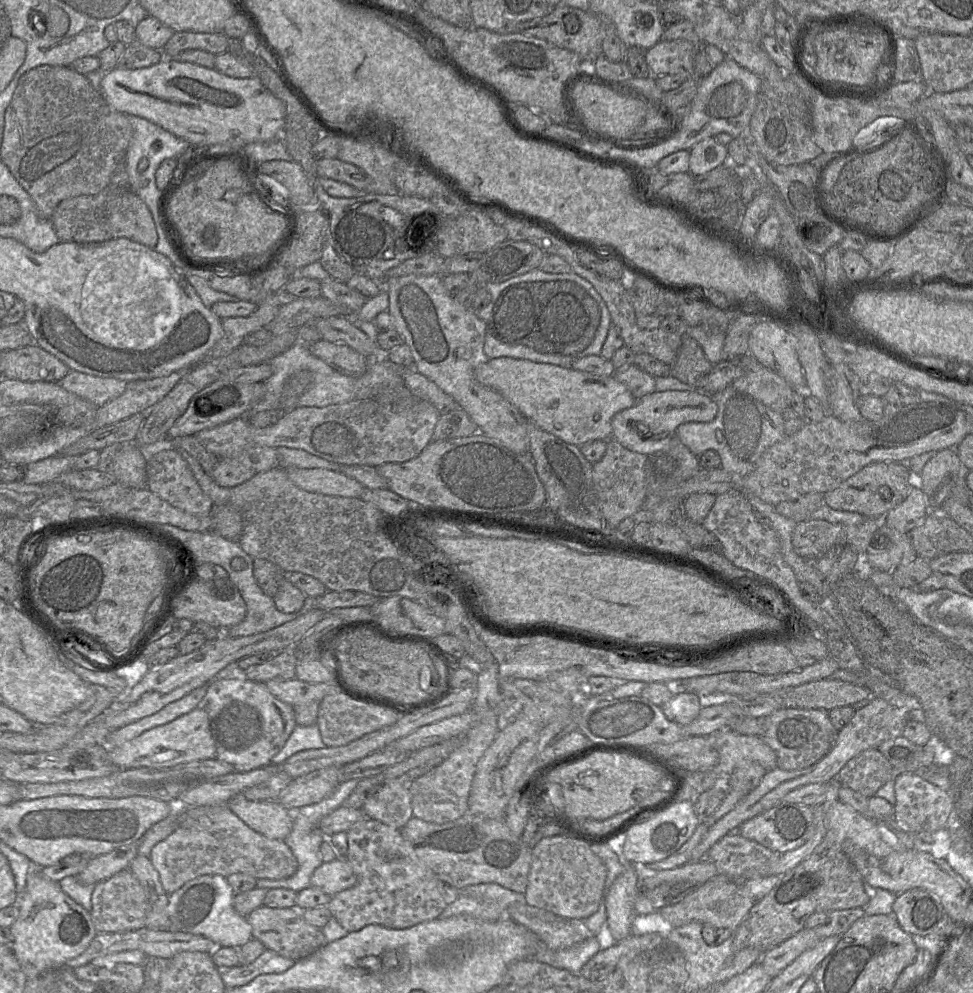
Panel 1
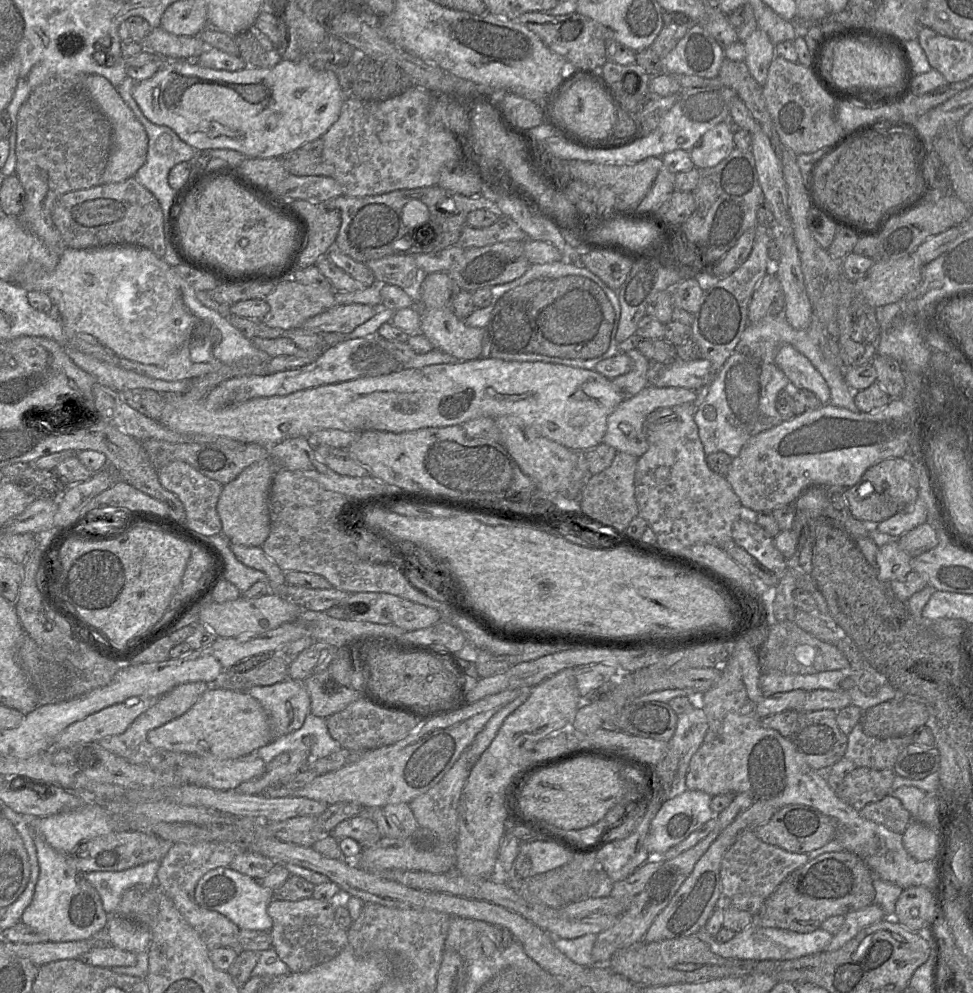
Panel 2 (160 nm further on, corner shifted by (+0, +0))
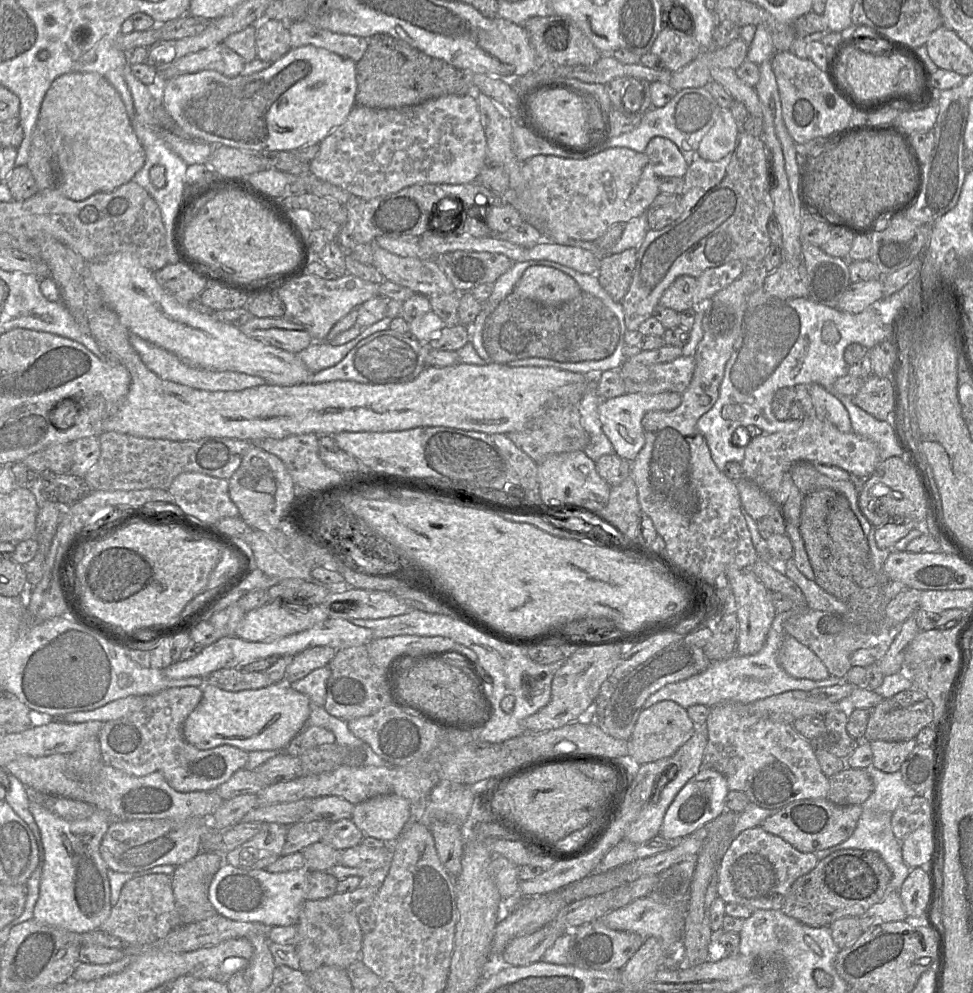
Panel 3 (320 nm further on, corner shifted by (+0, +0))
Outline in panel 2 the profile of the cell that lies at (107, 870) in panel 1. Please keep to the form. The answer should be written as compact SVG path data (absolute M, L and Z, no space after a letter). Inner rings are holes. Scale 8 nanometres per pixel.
M307 737L297 749L283 752L266 764L262 775L240 784L236 790L250 795L260 795L266 788L278 785L282 779L292 777L309 762L313 737Z

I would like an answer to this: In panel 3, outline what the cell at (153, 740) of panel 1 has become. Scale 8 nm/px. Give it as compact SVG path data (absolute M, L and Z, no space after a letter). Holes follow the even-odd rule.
M286 682L238 692L222 690L213 685L204 685L202 689L202 699L185 720L182 733L188 743L203 750L221 745L231 745L247 752L286 749L300 733L312 709L308 696L294 690Z

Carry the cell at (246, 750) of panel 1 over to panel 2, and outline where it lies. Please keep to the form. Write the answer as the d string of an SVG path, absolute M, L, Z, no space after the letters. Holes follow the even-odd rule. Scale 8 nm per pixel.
M287 678L246 692L265 710L273 740L299 729L310 713L310 696L301 681Z

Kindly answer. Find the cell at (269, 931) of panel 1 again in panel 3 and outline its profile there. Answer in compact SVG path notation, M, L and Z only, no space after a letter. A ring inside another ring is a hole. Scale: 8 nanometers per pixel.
M362 885L353 891L336 893L321 900L306 900L295 924L294 946L299 960L298 969L305 974L324 965L346 970L360 959L362 930L358 915L370 907L377 892L376 886Z

